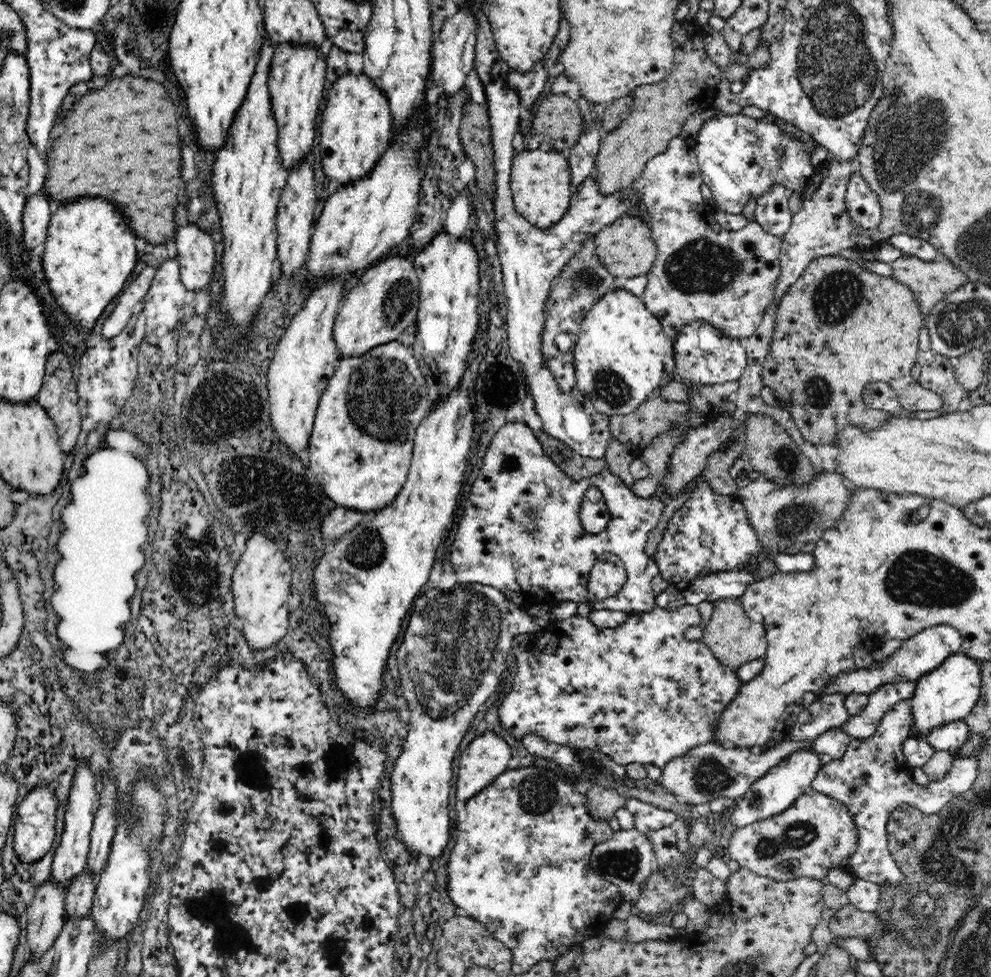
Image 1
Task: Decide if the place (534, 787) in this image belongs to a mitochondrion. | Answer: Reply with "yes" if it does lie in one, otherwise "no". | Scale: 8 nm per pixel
yes

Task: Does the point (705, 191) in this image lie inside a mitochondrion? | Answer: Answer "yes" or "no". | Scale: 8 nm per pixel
no

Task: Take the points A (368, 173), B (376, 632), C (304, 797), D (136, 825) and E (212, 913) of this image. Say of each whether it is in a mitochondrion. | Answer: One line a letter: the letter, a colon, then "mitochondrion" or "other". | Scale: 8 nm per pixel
A: other
B: other
C: other
D: mitochondrion
E: other

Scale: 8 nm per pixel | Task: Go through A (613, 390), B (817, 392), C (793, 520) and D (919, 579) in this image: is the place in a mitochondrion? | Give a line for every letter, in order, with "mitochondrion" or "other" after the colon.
A: mitochondrion
B: mitochondrion
C: mitochondrion
D: mitochondrion

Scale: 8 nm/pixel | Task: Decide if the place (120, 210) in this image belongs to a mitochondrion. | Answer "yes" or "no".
no

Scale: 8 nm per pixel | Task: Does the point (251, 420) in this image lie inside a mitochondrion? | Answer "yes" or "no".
no

